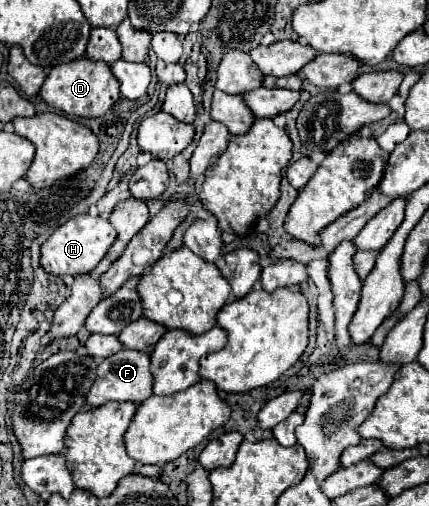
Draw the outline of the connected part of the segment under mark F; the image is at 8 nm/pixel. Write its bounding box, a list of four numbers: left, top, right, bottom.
[86,349,152,409]

